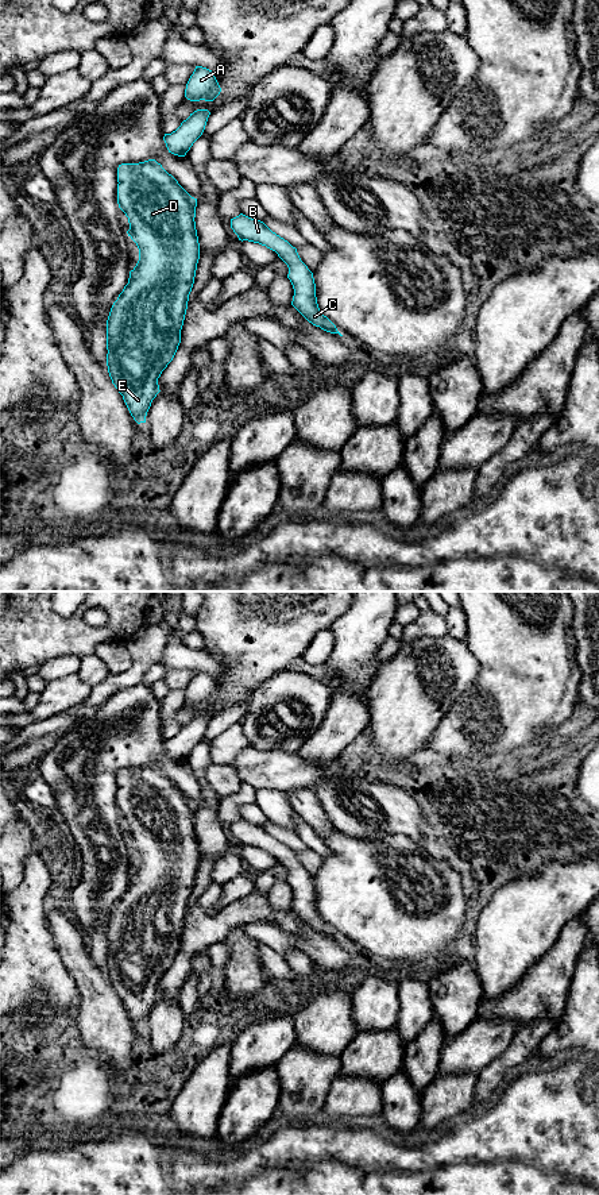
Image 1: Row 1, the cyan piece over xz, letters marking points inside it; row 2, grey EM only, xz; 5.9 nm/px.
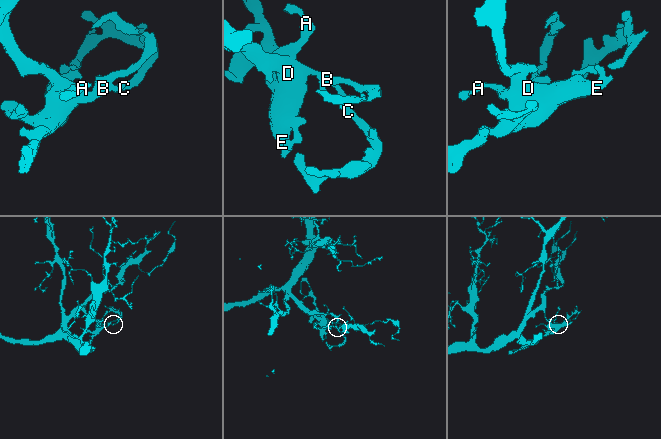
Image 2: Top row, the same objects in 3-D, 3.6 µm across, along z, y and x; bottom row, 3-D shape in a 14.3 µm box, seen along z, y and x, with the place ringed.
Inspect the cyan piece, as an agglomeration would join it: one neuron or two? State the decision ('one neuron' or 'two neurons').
one neuron

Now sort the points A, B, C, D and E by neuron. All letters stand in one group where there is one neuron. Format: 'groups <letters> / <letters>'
groups A B C D E

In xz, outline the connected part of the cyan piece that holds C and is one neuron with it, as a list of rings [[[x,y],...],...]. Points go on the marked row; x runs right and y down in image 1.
[[[243,213],[231,219],[231,228],[239,240],[259,243],[275,251],[289,267],[287,278],[294,289],[291,305],[313,325],[343,336],[336,325],[320,311],[313,273],[301,261],[295,247],[273,232],[263,221],[254,220]]]

